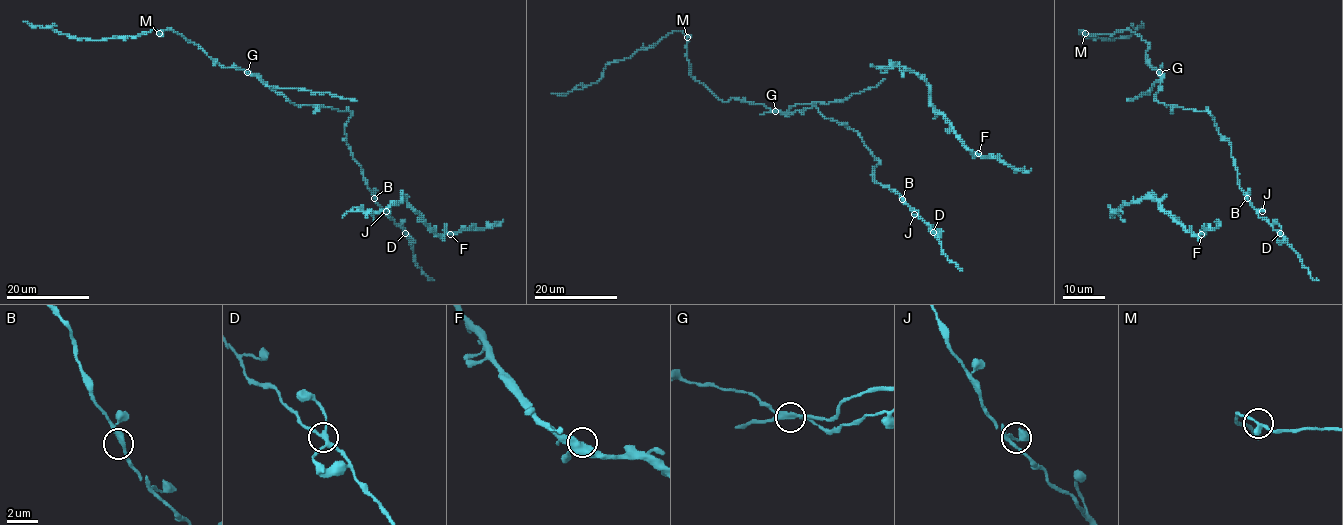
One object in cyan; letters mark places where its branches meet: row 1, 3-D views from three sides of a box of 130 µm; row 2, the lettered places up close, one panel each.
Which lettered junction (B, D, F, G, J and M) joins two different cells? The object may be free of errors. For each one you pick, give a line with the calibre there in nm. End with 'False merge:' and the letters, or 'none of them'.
G: 260 nm thick
False merge: G

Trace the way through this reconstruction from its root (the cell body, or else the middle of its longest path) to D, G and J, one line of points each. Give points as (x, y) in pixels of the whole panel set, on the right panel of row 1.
D: (1181, 107), (1207, 111), (1213, 117), (1217, 130), (1230, 142), (1240, 188), (1258, 215), (1280, 233)
G: (1181, 107), (1165, 105), (1154, 98), (1162, 81), (1160, 72)
J: (1181, 107), (1207, 111), (1213, 117), (1217, 130), (1230, 142), (1240, 188), (1248, 201), (1262, 211)

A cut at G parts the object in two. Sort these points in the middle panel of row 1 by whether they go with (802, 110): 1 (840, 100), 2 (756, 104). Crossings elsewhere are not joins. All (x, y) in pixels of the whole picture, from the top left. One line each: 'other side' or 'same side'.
1: other side
2: same side

